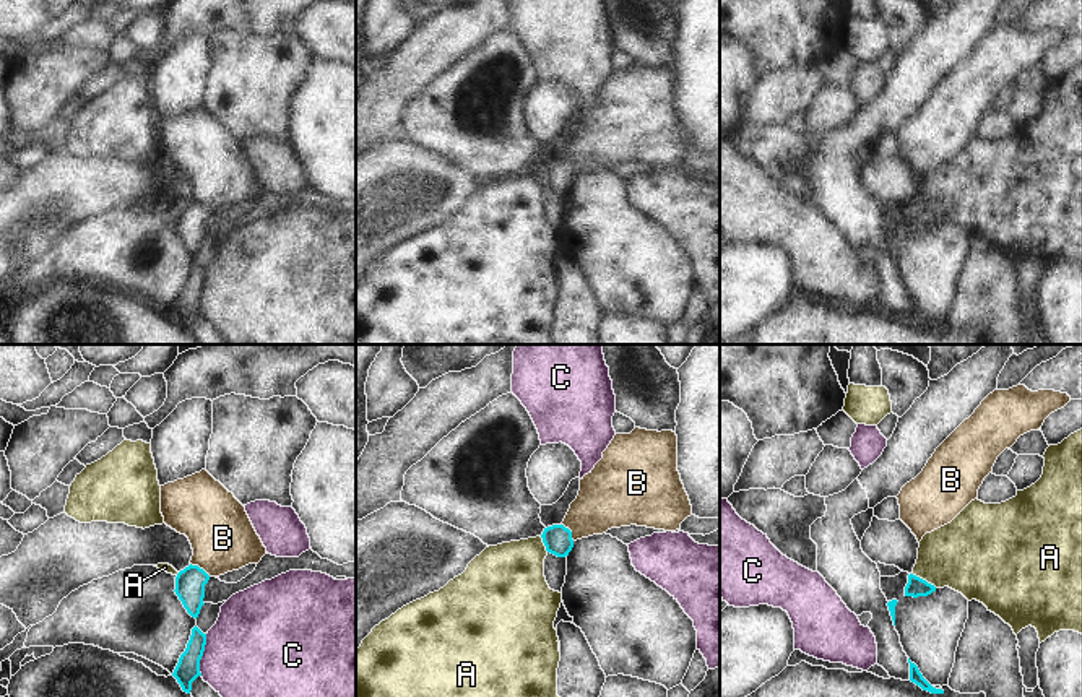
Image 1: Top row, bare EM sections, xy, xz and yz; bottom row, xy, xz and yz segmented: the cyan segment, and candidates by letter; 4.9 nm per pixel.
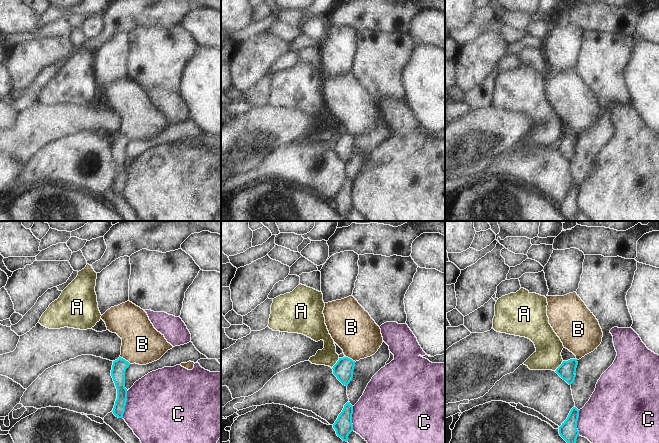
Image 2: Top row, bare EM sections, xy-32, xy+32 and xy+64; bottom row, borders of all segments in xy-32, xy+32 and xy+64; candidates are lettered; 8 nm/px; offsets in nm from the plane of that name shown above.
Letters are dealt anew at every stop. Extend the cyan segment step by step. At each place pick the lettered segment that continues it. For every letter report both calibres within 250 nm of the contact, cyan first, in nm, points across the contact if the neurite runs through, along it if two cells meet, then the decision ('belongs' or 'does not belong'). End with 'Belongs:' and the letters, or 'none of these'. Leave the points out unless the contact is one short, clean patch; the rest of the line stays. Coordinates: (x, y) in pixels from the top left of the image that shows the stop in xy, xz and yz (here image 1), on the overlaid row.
A: 100/360 nm | along yz (912, 572), (936, 587) | does not belong
B: 150/320 nm | along xy (190, 562), (210, 575) | does not belong
C: 120/460 nm | along xy (207, 634), (200, 675) | does not belong
Belongs: none of these

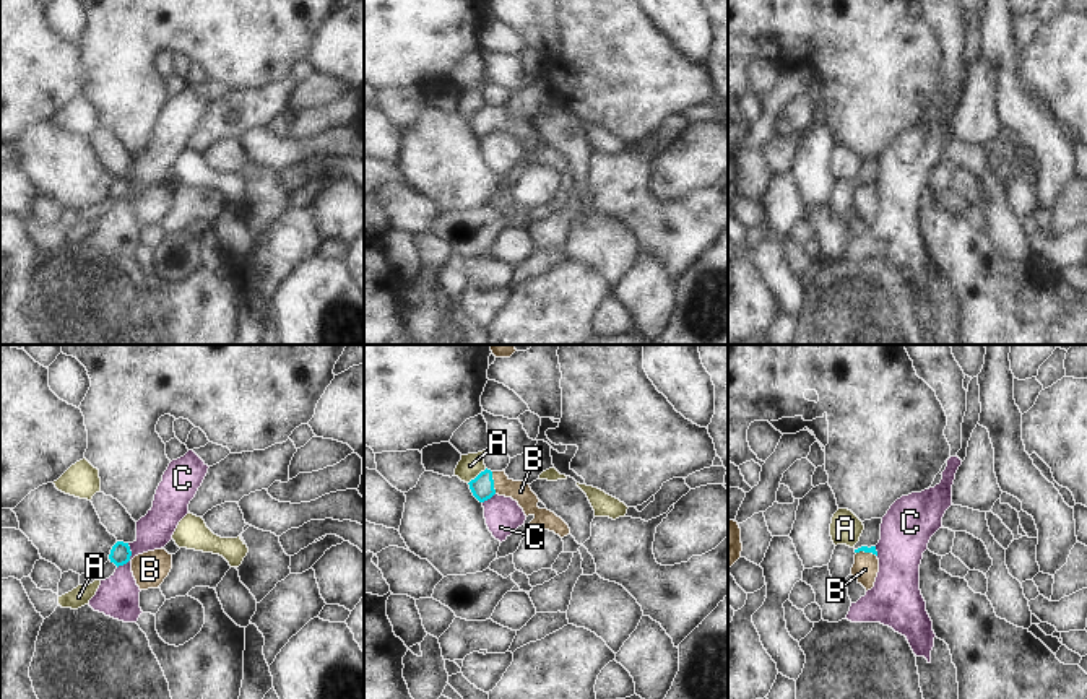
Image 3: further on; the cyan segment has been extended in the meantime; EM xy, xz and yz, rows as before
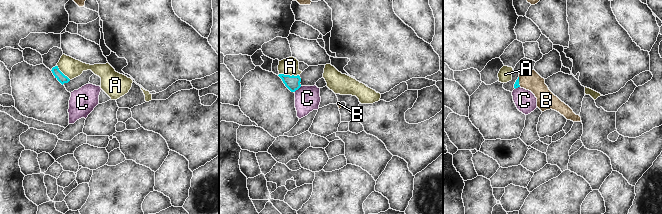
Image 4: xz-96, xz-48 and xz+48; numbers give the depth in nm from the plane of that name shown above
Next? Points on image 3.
A: 110/120 nm | does not belong
B: 110/100 nm | across xz (481, 486), (493, 483), (520, 491) | belongs
C: 100/200 nm | along xy (129, 543), (129, 560), (117, 568) | does not belong
Belongs: B

